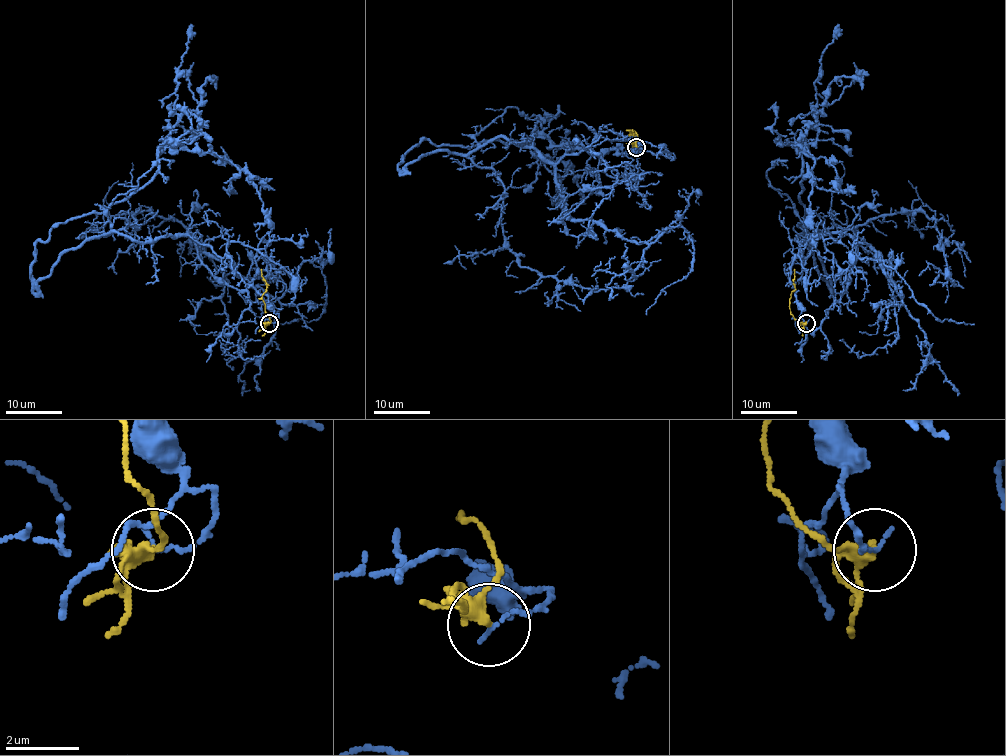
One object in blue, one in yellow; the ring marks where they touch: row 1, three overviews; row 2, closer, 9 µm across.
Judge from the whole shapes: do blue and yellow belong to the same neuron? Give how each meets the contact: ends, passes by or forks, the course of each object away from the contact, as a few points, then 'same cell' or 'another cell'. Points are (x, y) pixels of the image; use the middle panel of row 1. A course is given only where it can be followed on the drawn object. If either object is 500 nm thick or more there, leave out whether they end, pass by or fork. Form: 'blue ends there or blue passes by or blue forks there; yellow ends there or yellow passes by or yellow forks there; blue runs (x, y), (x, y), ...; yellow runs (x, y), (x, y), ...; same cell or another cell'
blue ends there; yellow forks there; blue runs (637, 147), (600, 132), (549, 162), (503, 137), (398, 166), (423, 140), (623, 153); yellow runs (637, 147), (638, 139), (634, 130), (630, 130), (634, 136), (628, 134); another cell

